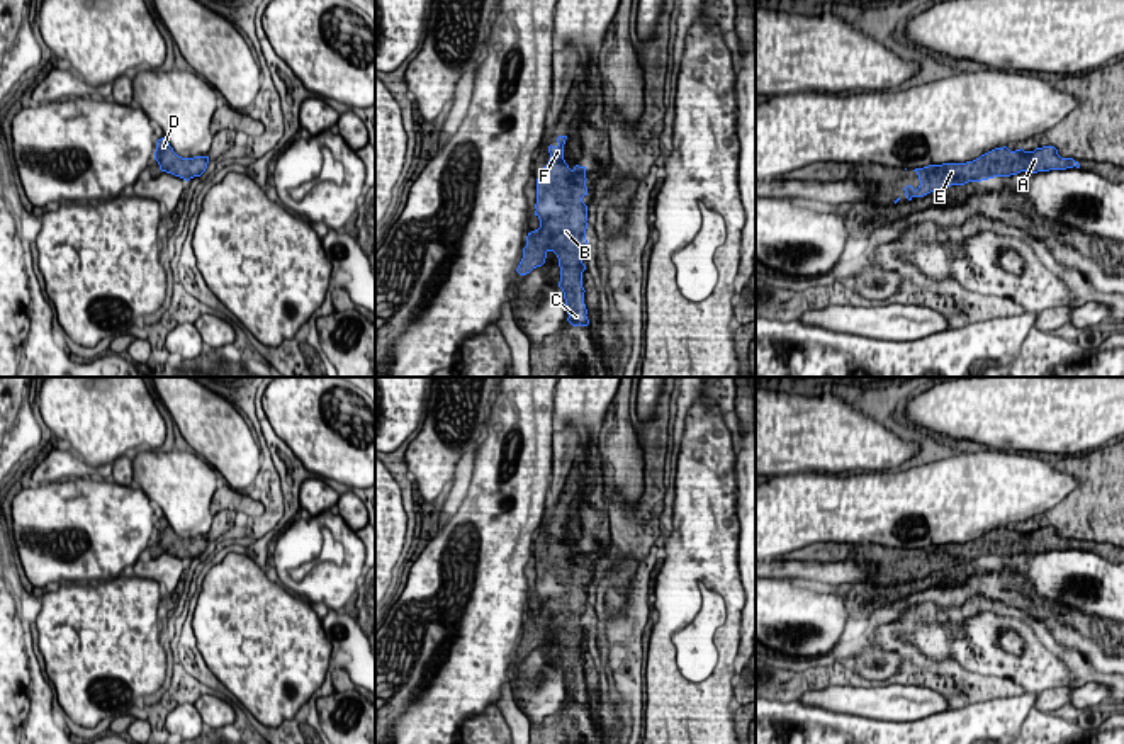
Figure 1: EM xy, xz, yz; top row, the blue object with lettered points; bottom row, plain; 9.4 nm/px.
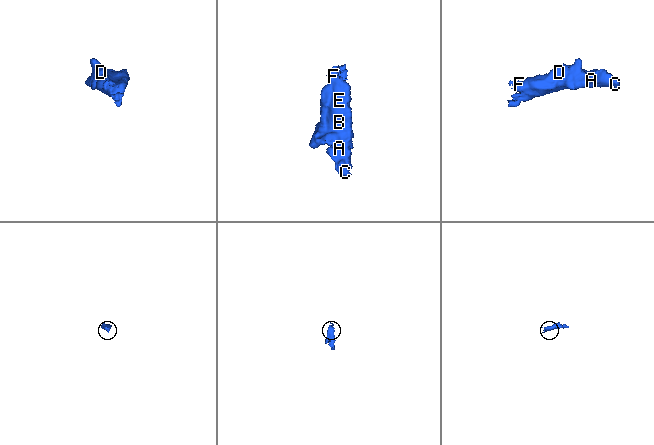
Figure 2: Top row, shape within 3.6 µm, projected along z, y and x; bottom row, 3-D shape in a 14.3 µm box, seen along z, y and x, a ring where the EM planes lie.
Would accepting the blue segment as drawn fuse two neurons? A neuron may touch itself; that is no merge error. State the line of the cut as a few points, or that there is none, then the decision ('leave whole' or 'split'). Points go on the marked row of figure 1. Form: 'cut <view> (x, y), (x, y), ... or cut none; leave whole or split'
cut none; leave whole

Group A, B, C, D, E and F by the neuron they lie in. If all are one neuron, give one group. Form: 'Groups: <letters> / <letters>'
Groups: A B C D E F

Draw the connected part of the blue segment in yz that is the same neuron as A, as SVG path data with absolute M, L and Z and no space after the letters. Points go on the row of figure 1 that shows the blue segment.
M1007 146L995 148L980 158L966 163L942 163L915 168L920 185L915 190L907 185L905 195L908 200L913 197L924 197L934 190L941 190L951 185L964 185L968 182L981 182L993 177L1010 177L1020 172L1049 172L1080 168L1080 163L1073 158L1061 158L1054 146L1036 148L1034 151L1015 149Z

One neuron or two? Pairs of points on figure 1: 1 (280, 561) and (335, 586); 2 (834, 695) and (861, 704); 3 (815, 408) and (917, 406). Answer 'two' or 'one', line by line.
1: one
2: one
3: two

